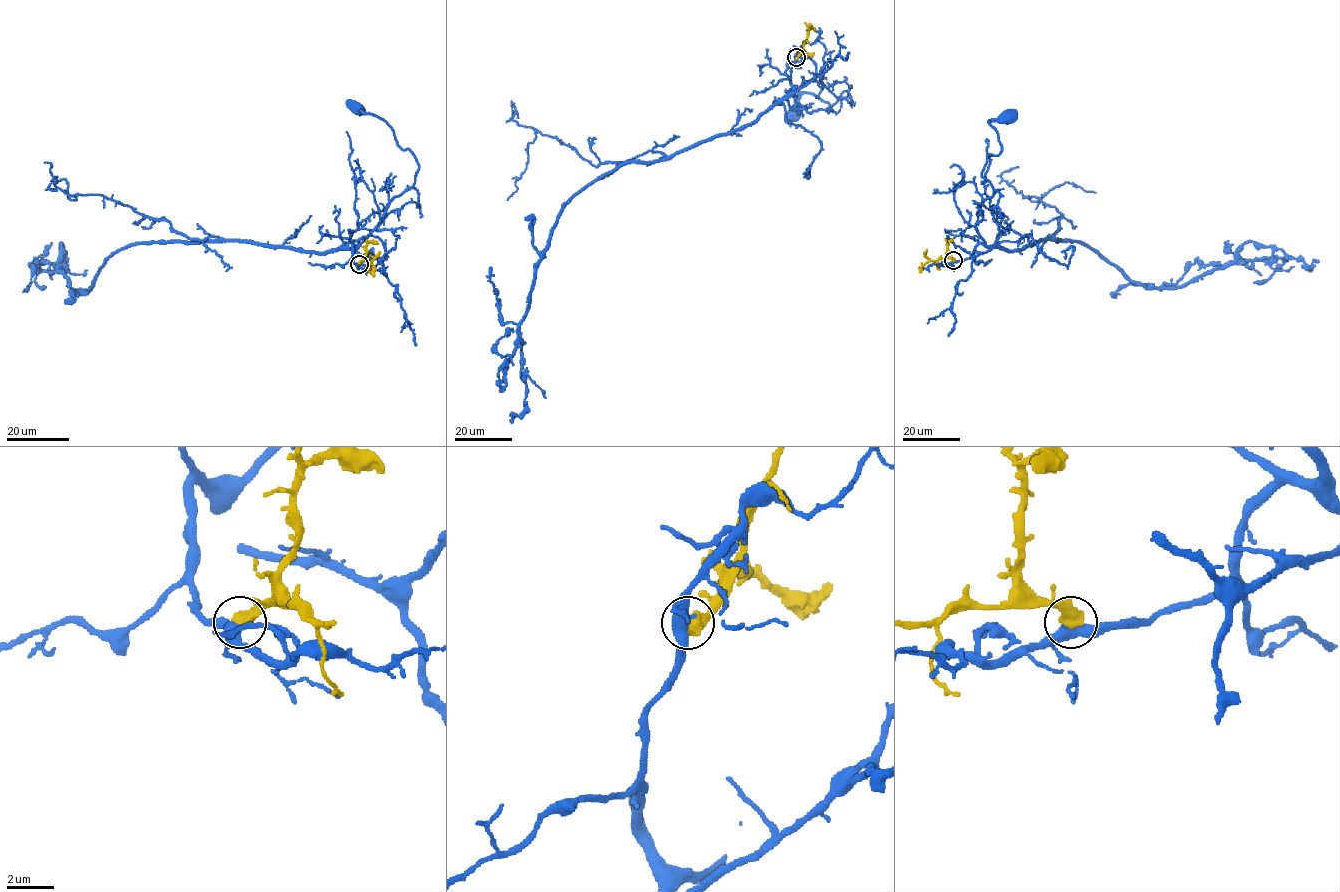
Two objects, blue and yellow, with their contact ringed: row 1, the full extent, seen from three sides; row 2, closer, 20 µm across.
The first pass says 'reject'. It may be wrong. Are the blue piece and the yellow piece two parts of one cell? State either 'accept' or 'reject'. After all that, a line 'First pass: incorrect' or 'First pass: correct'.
reject
First pass: correct

